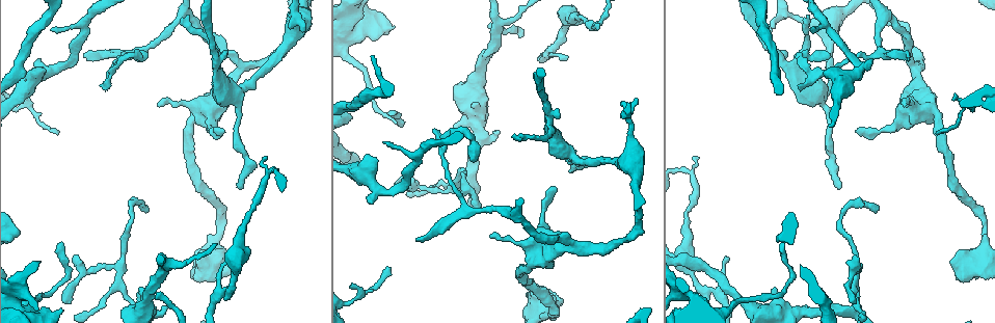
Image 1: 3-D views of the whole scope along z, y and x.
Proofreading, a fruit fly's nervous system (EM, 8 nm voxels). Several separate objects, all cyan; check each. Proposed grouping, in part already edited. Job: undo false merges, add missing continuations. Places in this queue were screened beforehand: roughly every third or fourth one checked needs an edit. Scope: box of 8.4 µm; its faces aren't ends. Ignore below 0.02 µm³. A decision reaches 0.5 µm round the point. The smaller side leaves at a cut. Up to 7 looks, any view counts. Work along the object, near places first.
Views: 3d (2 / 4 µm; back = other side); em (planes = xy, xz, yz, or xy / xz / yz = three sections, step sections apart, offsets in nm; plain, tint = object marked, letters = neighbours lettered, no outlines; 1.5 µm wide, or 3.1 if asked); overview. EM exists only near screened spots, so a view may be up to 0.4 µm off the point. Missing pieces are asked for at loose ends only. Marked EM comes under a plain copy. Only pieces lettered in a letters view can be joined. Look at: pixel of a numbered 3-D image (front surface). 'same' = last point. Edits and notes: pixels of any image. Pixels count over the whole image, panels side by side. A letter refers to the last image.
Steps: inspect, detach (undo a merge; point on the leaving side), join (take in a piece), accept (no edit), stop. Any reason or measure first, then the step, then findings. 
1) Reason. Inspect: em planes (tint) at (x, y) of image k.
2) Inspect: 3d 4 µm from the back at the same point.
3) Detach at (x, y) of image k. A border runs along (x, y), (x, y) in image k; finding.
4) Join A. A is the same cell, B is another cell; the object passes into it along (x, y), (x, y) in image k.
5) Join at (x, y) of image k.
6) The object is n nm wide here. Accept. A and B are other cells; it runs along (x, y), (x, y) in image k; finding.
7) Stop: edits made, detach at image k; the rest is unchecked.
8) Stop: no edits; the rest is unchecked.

Tapers out. Inspect: em planes (letters) at (907, 57) of image 1.

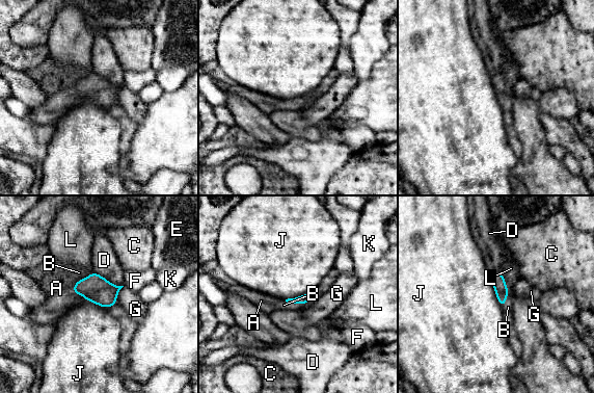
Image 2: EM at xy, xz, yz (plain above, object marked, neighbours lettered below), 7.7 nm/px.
Accept. A, B, C, D, E, F, G, J, K and L are other cells; a border runs along (490, 278), (501, 307) in image 2; none of them fits.

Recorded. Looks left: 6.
Branch stops here. Inspect: em yz step 4 (letters) at (385, 268) of image 1.

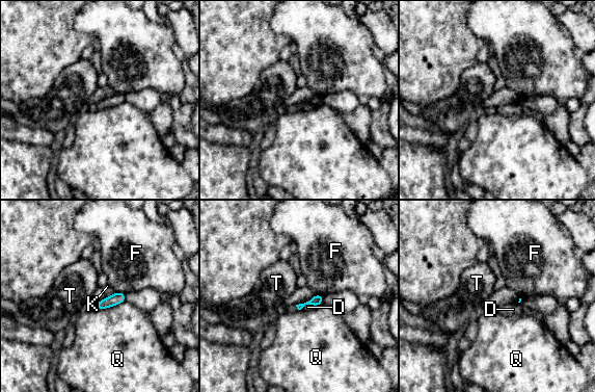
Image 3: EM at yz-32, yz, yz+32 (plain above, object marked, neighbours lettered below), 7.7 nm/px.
Inspect: em planes (letters) at the same point.

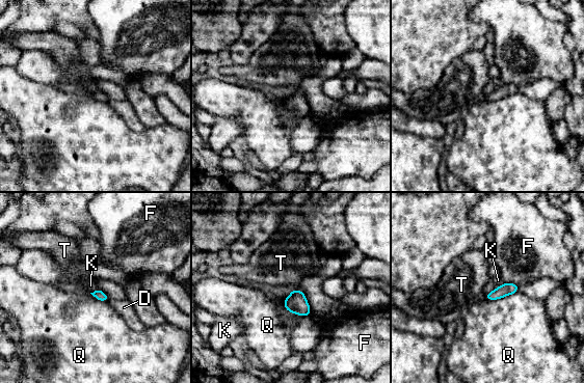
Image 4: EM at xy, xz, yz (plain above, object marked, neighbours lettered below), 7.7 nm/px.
Accept. D, F, K, Q and T are other cells; a border runs along (96, 290), (90, 293) in image 4; no lettered piece goes on from it.

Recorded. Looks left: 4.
Thin end. Inspect: 3d 2 µm at (76, 255) of image 1.

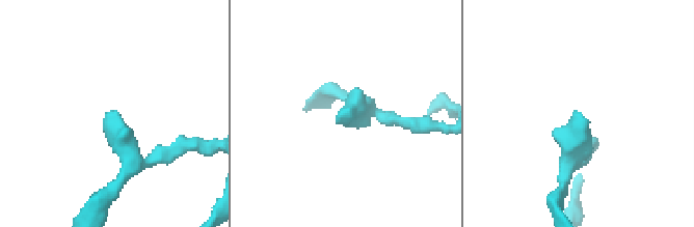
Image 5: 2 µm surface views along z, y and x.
Shape alone is not enough. Inspect: em xz step 4 (letters) at (348, 107) of image 5.

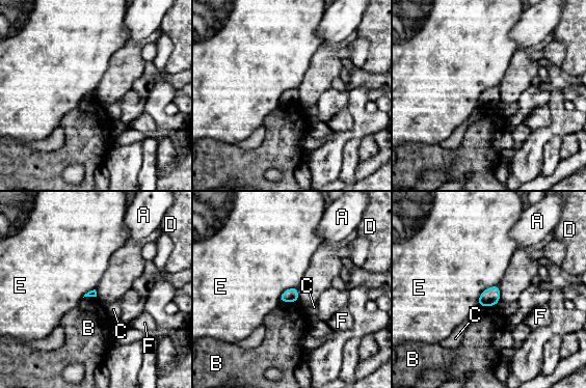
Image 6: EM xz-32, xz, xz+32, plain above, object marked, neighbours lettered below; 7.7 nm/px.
Inspect: em planes (letters) at the same point.

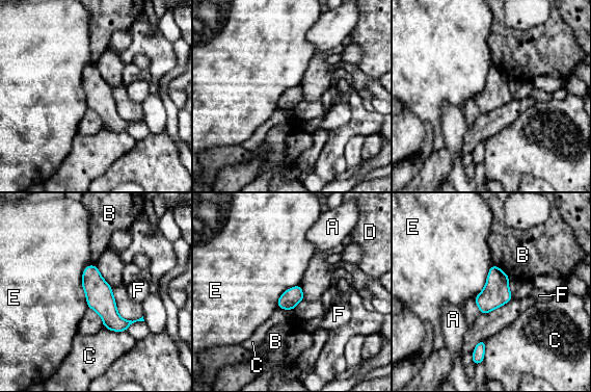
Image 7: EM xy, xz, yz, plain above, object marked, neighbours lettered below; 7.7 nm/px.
Accept. A, B, C, D, E and F are other cells; a border runs along (89, 264), (82, 276), (88, 307) in image 7; no lettered piece goes on from it.

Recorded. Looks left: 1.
Stop: no edits; the rest is unchecked.

